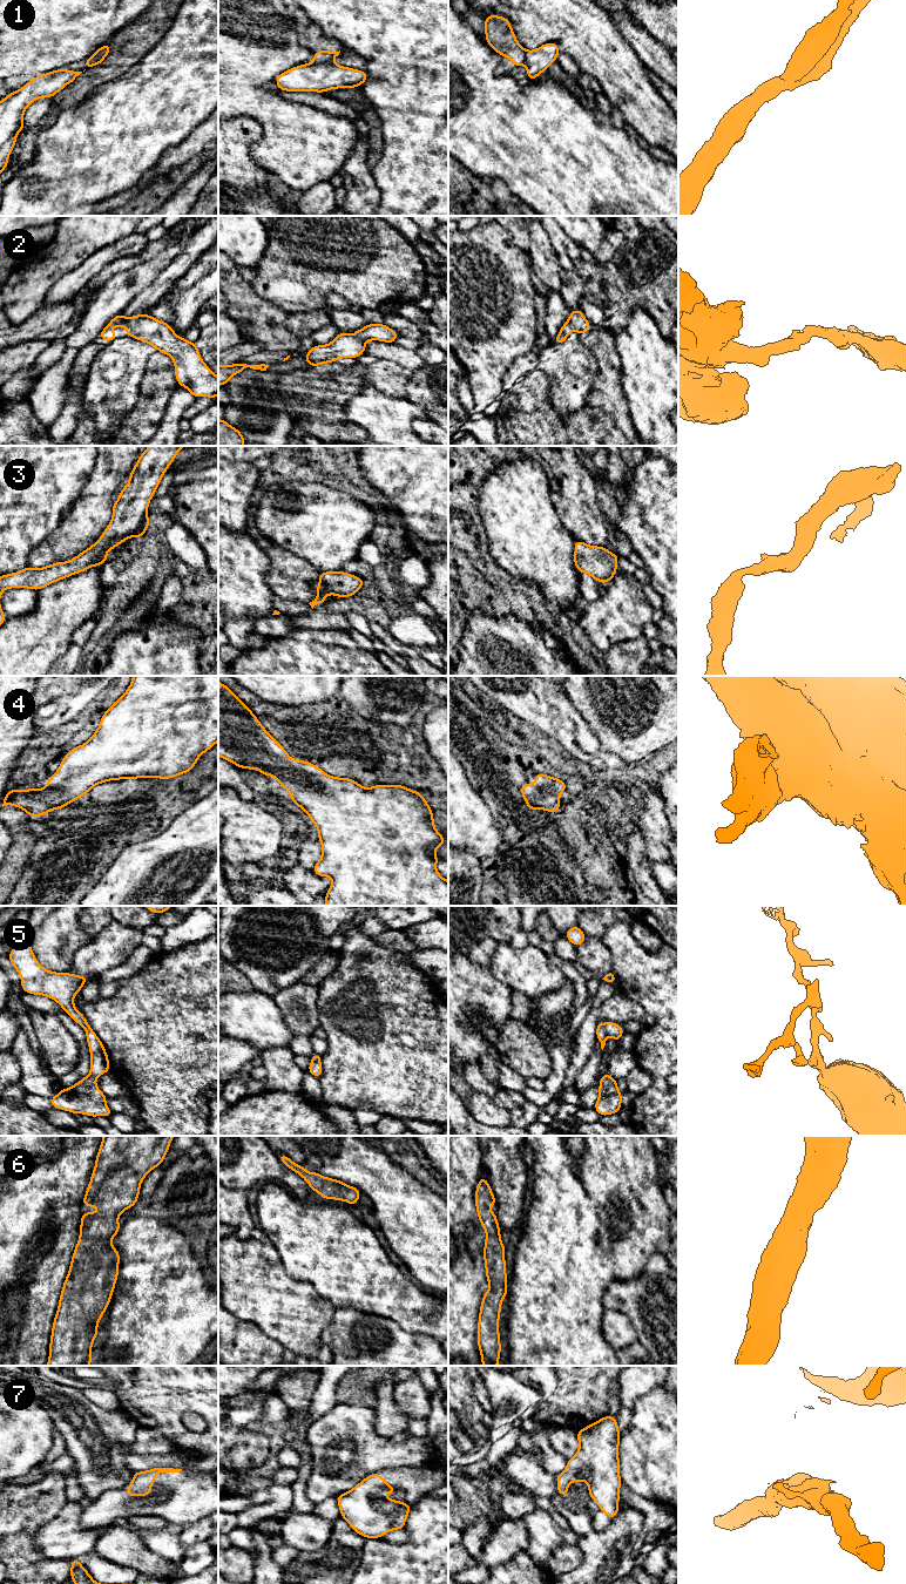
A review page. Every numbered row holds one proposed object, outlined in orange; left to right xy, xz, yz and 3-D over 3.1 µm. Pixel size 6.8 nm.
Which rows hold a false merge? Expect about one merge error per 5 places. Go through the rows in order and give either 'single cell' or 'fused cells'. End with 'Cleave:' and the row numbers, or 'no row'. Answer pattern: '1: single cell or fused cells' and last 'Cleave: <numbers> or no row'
1: fused cells
2: single cell
3: single cell
4: single cell
5: fused cells
6: single cell
7: single cell
Cleave: 1, 5

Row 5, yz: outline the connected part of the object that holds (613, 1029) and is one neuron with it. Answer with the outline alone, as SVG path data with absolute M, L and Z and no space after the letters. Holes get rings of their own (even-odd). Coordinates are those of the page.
M604 1022L603 1027L607 1031L607 1034L615 1040L617 1043L621 1038L621 1036L624 1034L624 1030L622 1027L615 1022Z

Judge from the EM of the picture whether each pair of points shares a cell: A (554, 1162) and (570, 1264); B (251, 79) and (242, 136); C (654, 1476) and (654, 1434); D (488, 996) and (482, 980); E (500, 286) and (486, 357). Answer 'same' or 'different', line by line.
A: same
B: different
C: same
D: same
E: same

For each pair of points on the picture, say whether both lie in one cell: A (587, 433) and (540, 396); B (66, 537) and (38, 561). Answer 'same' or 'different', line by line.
A: same
B: same

